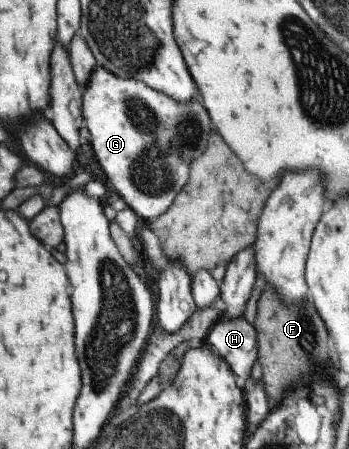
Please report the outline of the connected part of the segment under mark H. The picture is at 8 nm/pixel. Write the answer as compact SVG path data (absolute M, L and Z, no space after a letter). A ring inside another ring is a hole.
M220 316L208 329L203 344L222 357L236 377L248 379L252 363L257 360L255 335L253 325L244 317L228 319Z

